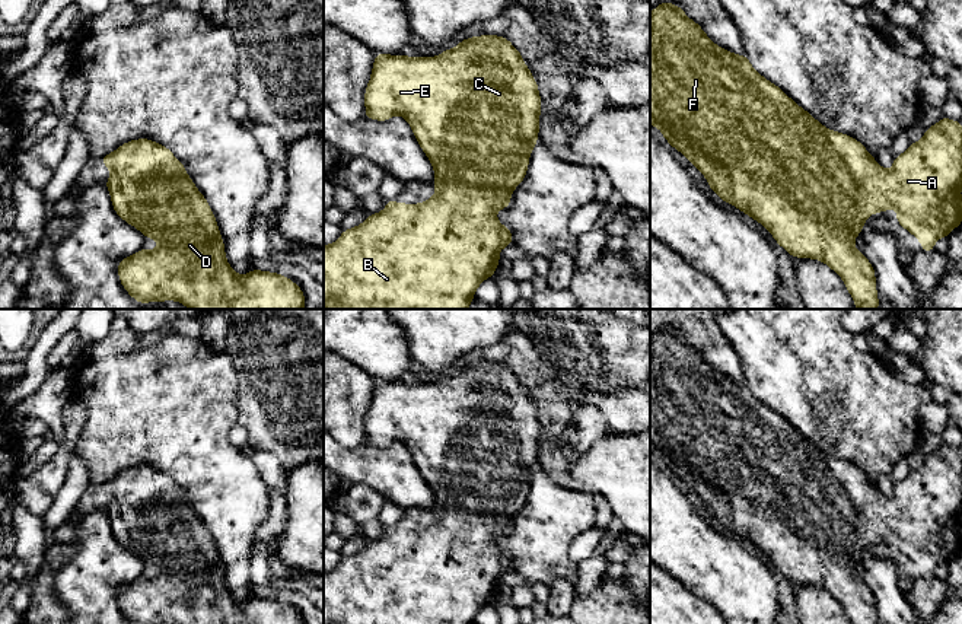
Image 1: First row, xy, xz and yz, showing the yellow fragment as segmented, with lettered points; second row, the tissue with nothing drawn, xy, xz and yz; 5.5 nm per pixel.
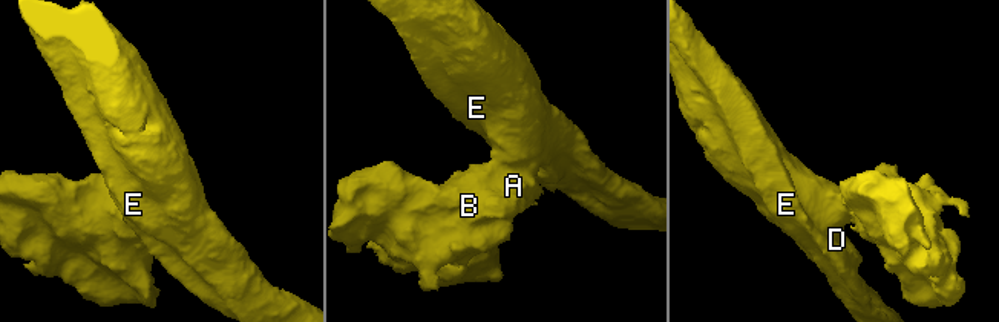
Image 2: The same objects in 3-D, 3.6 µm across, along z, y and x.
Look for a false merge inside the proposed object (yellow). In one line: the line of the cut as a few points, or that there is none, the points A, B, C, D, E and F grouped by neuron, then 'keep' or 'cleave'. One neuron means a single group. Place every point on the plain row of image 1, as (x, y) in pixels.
no cut | A B C D E F | keep

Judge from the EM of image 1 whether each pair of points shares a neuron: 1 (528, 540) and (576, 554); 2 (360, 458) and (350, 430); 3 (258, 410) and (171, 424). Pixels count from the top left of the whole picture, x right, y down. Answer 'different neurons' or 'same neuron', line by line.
1: different neurons
2: different neurons
3: different neurons

